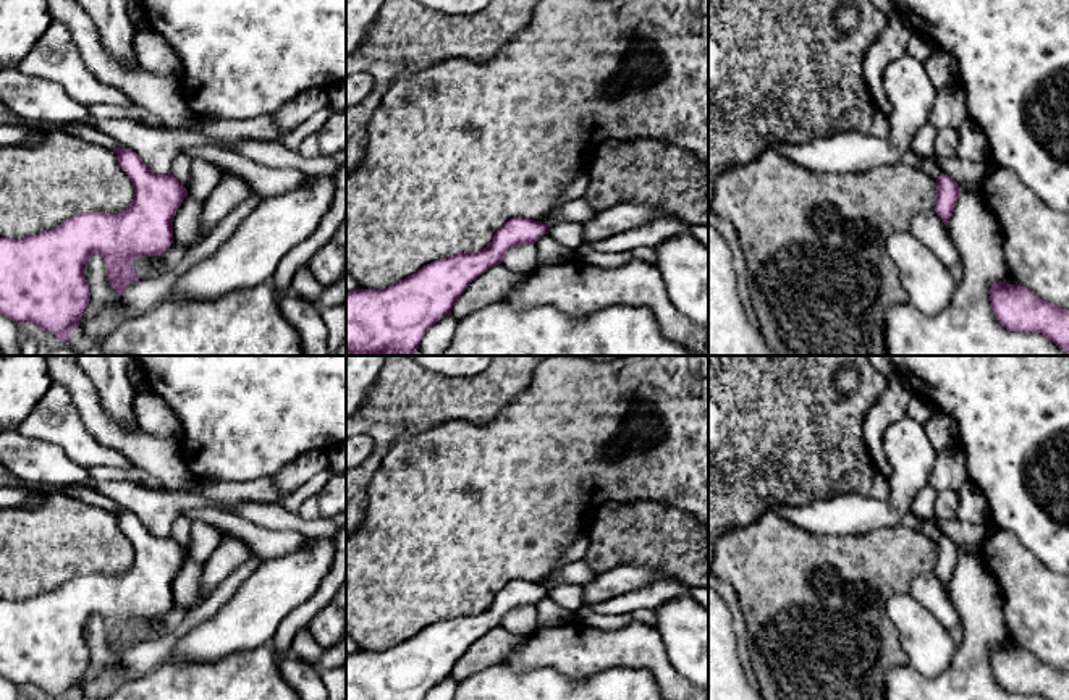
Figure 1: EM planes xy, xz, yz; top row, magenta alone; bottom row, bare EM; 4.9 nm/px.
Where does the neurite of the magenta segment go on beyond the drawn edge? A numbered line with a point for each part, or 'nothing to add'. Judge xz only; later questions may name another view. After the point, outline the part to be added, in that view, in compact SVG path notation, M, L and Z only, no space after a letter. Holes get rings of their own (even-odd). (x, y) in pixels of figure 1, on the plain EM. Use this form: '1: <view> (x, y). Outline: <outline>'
nothing to add

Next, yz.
nothing to add

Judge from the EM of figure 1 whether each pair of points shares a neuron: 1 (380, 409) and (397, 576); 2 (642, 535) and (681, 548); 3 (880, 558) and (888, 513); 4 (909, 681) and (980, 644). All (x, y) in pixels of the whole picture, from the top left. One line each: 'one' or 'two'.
1: two
2: one
3: two
4: one

